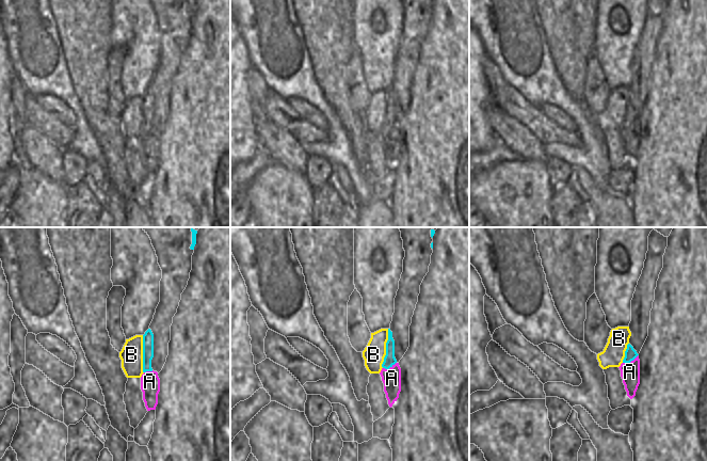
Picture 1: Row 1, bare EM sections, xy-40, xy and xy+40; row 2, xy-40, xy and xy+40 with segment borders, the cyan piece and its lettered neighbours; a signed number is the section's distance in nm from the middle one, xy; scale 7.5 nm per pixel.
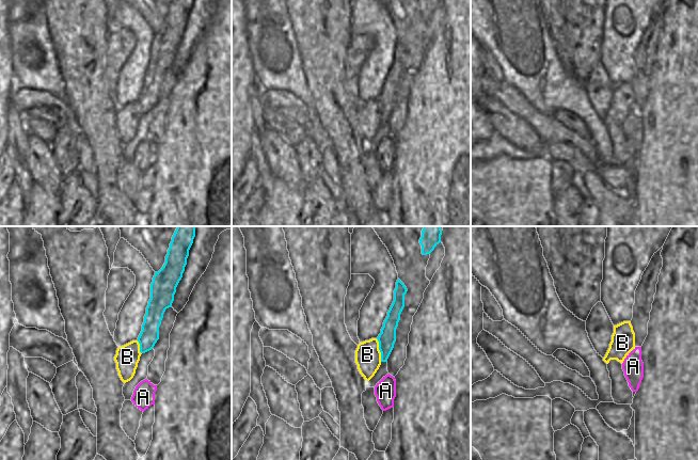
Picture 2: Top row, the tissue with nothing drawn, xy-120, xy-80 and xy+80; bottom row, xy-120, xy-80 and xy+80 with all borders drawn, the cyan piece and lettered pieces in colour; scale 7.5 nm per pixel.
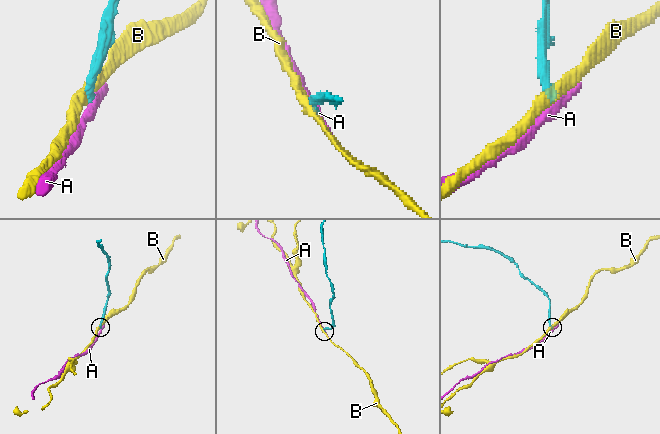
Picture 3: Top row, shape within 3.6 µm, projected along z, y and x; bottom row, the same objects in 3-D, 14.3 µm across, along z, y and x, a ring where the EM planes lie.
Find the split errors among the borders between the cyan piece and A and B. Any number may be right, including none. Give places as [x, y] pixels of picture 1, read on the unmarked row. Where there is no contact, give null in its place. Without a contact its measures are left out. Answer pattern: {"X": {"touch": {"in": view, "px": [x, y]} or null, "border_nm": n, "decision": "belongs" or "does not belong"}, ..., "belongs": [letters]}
{"A": {"touch": {"in": "xy+40", "px": [630, 122]}, "border_nm": 140, "decision": "does not belong"}, "B": {"touch": {"in": "xy", "px": [386, 109]}, "border_nm": 300, "decision": "does not belong"}, "belongs": []}

